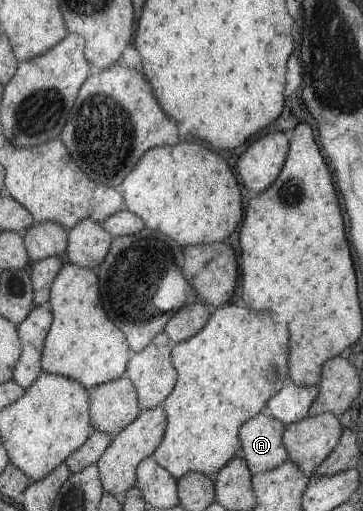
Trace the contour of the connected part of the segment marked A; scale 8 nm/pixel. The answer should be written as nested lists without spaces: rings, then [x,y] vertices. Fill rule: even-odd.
[[[260,412],[256,416],[244,421],[240,425],[239,437],[241,442],[241,457],[247,462],[251,475],[263,473],[280,466],[288,459],[287,450],[283,445],[283,432],[285,425],[279,420],[272,418],[266,412]]]

